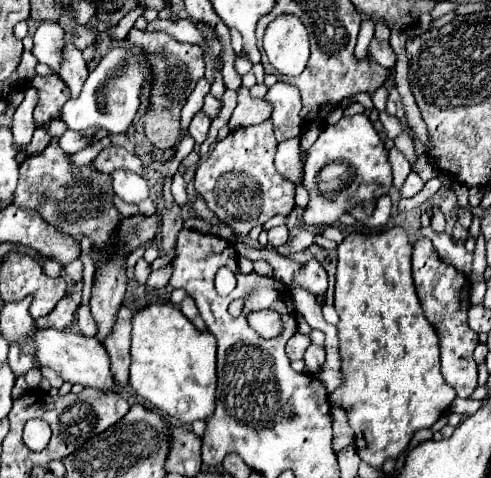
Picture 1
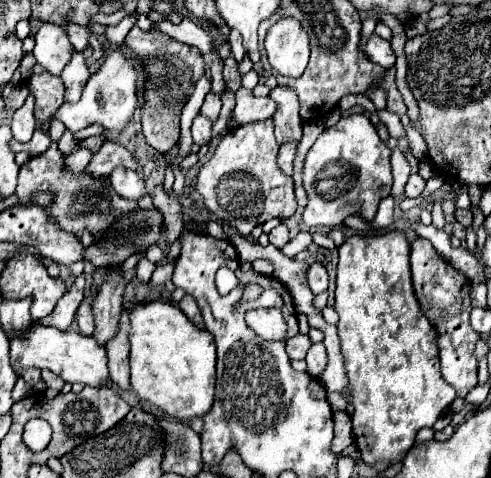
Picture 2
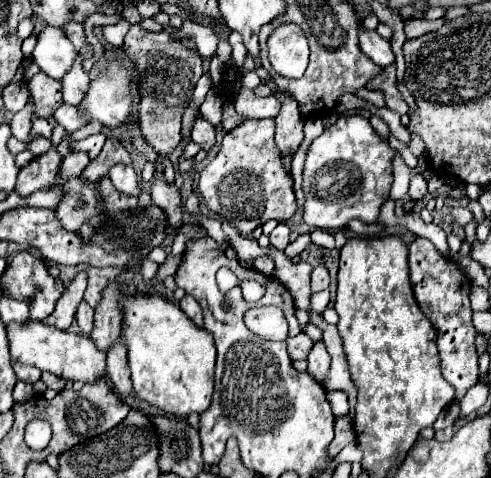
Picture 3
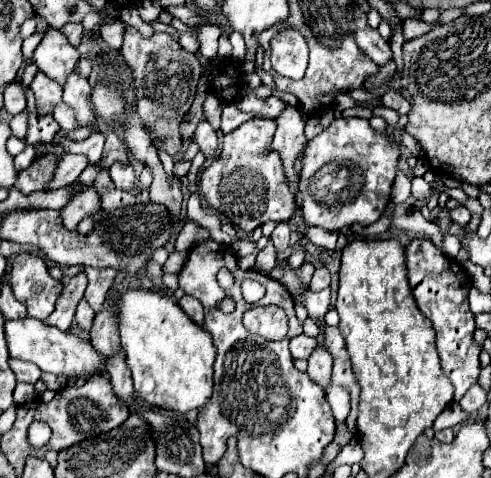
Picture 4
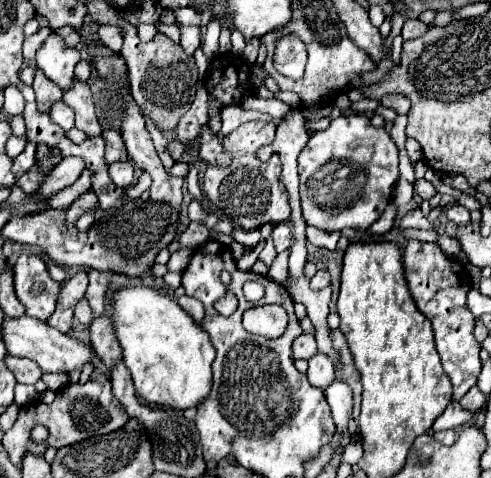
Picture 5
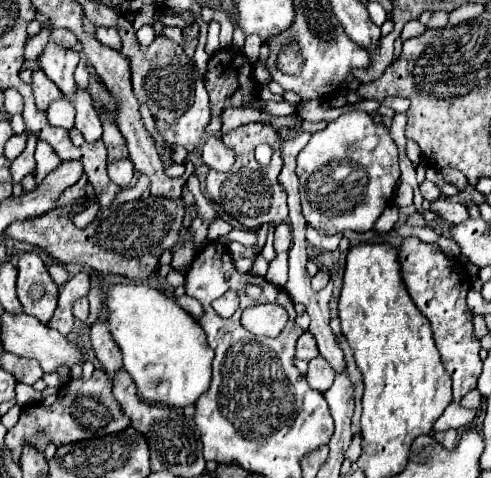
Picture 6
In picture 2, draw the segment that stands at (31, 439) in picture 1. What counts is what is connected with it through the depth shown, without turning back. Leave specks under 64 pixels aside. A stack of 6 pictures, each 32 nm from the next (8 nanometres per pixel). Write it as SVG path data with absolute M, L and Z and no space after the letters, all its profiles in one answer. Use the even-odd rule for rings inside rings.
M28 422L23 432L23 441L34 452L44 450L50 442L50 424Z

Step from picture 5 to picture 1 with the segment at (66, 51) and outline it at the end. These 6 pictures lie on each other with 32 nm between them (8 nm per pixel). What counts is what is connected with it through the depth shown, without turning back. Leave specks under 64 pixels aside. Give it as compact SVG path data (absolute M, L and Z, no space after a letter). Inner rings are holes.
M42 22L42 26L34 34L32 54L38 58L40 64L46 64L52 68L52 72L58 72L64 60L64 46L64 30L56 22Z

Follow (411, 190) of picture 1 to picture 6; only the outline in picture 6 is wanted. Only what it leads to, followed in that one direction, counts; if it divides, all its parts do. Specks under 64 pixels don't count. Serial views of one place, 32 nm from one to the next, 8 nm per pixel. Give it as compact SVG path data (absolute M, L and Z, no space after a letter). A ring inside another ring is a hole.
M428 180L420 186L420 192L422 192L422 196L424 196L426 200L430 200L430 202L432 202L432 200L438 200L438 198L442 196L440 188L438 188L434 182L428 182Z

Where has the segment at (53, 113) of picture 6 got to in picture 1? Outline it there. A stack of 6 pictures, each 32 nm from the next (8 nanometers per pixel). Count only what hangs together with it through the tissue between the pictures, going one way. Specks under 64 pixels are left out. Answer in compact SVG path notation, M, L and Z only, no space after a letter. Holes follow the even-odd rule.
M112 48L100 60L96 70L90 72L82 88L82 94L76 100L70 100L62 106L62 112L60 112L62 122L66 122L70 130L84 130L90 126L104 128L110 134L120 134L128 130L140 106L140 98L138 98L140 88L146 82L144 66L148 64L142 54L134 54L132 50L126 50L126 48Z

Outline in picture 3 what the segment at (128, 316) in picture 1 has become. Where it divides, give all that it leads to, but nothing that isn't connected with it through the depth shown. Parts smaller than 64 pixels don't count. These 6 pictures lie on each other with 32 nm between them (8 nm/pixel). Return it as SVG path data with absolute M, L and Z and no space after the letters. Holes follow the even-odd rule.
M118 340L118 342L116 342L116 348L112 348L112 352L108 352L106 372L108 372L108 378L112 380L114 390L116 390L120 396L132 392L130 368L128 368L128 364L126 364L126 348L124 348L122 340Z

